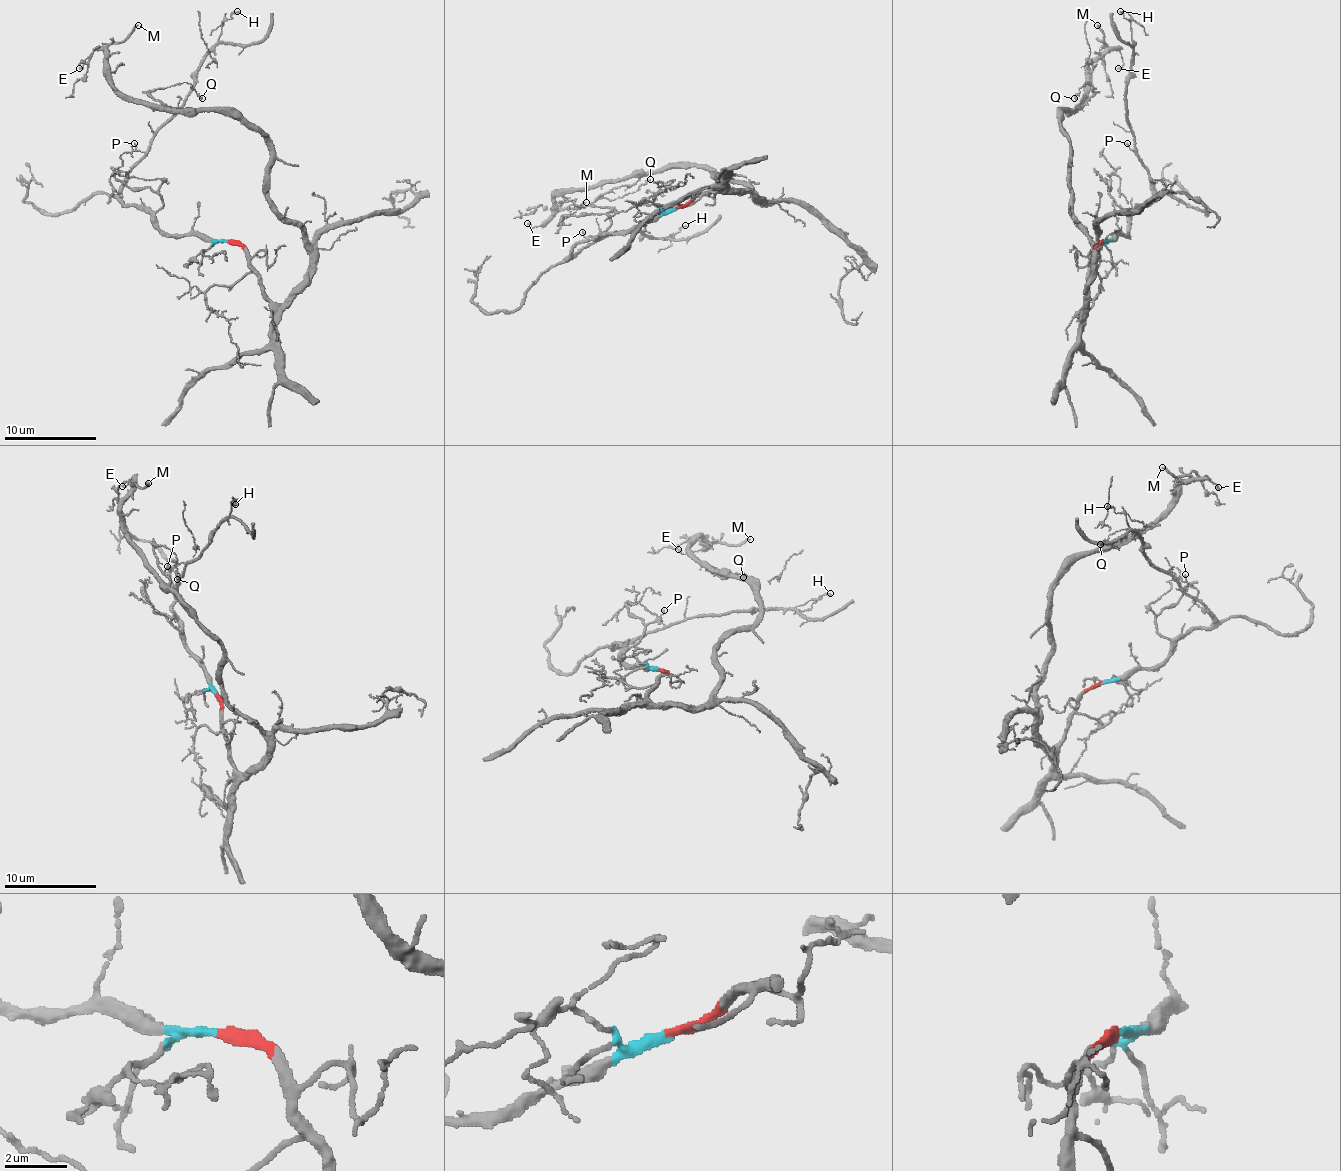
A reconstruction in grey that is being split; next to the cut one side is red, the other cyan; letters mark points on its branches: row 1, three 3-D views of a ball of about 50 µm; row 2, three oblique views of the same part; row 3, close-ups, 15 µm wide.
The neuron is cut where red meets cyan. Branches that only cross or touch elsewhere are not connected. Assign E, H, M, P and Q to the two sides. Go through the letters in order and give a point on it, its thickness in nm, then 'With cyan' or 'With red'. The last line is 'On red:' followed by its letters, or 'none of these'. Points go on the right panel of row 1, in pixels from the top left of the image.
E: Place: (1118, 68). Thickness 130 nm. With red
H: Place: (1120, 11). Thickness 130 nm. With cyan
M: Place: (1097, 25). Thickness 160 nm. With red
P: Place: (1127, 143). Thickness 100 nm. With cyan
Q: Place: (1074, 98). Thickness 120 nm. With red
On red: E, M, Q

